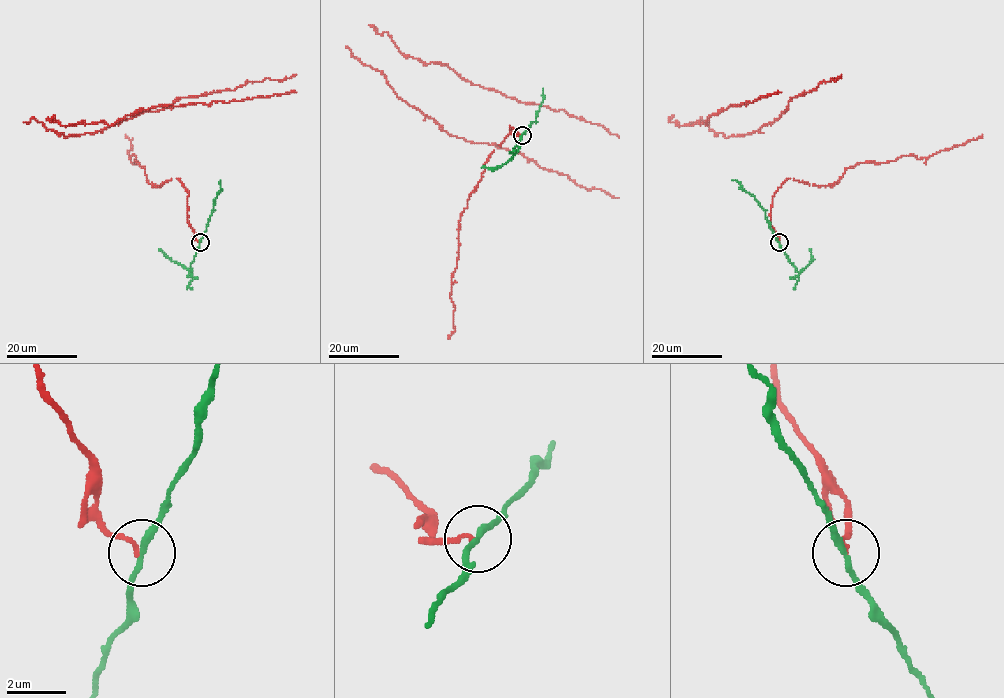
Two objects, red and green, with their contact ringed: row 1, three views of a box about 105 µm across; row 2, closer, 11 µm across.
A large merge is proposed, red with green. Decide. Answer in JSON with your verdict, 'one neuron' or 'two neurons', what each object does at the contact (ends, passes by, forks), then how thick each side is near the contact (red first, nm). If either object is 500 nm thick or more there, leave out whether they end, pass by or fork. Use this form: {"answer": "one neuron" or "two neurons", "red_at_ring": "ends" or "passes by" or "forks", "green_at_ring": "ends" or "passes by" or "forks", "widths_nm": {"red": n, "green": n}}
{"answer": "two neurons", "red_at_ring": "ends", "green_at_ring": "passes by", "widths_nm": {"red": 140, "green": 190}}

